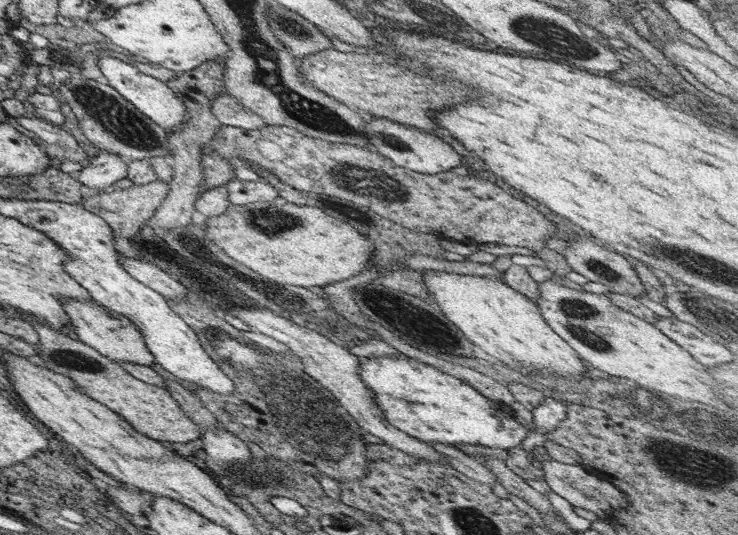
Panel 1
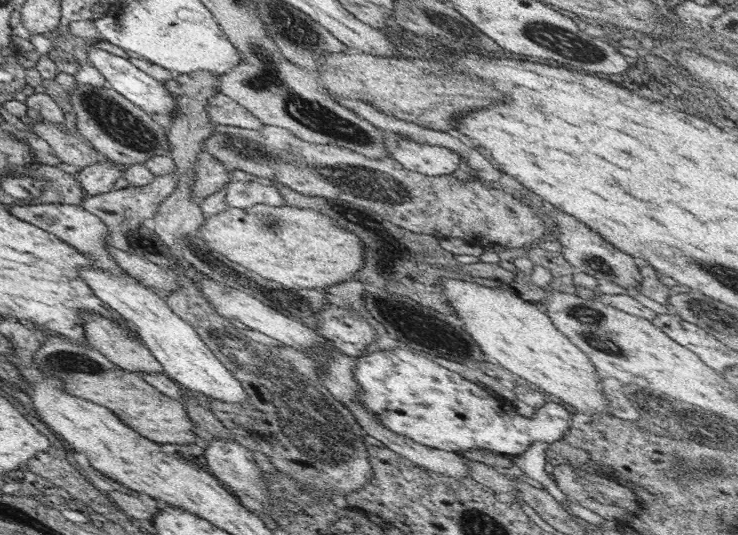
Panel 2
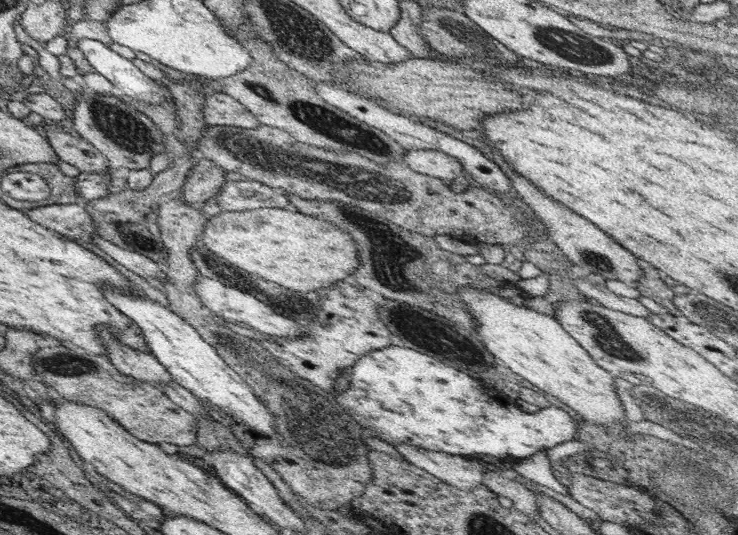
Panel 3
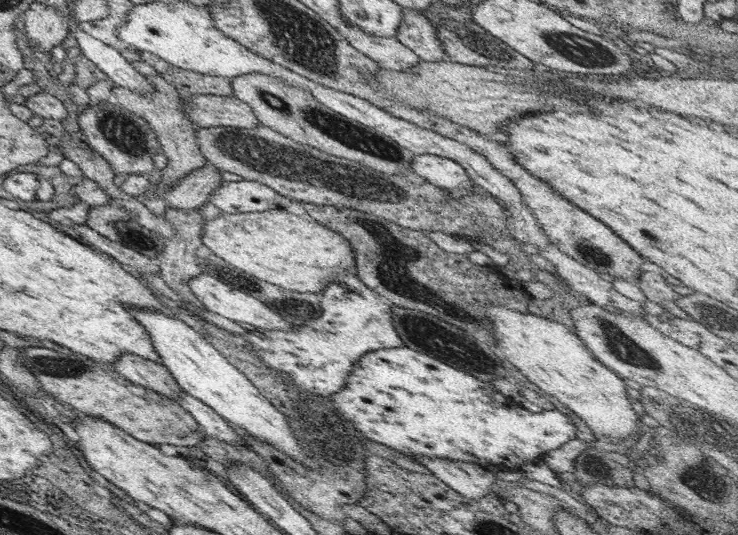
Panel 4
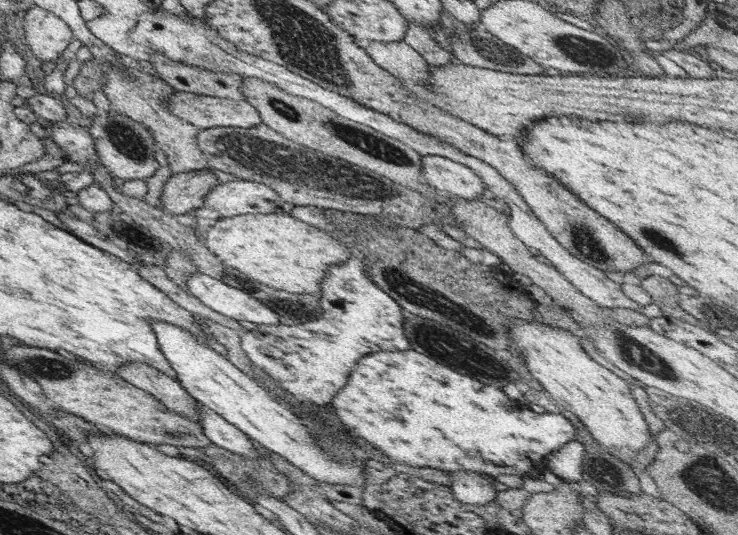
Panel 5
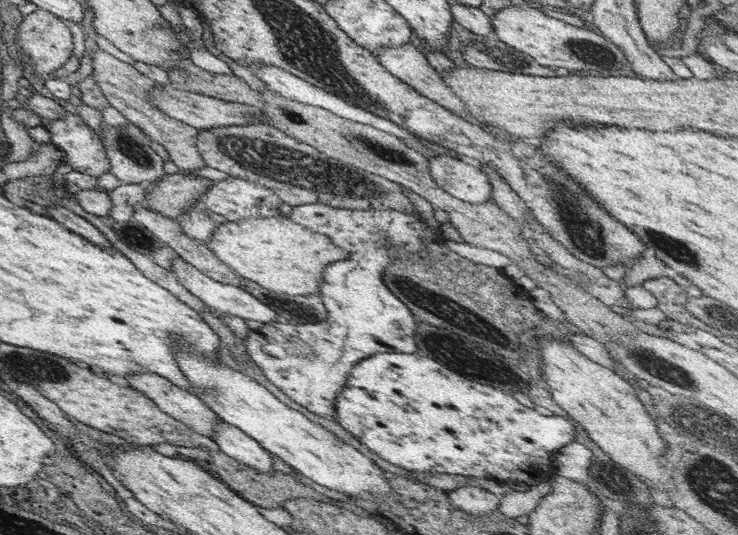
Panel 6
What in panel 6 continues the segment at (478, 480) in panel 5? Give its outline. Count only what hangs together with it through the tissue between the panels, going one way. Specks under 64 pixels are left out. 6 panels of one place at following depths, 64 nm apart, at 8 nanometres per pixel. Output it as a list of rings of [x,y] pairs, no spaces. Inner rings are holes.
[[[464,485],[447,493],[450,506],[474,514],[490,515],[500,508],[500,496],[479,486]]]

